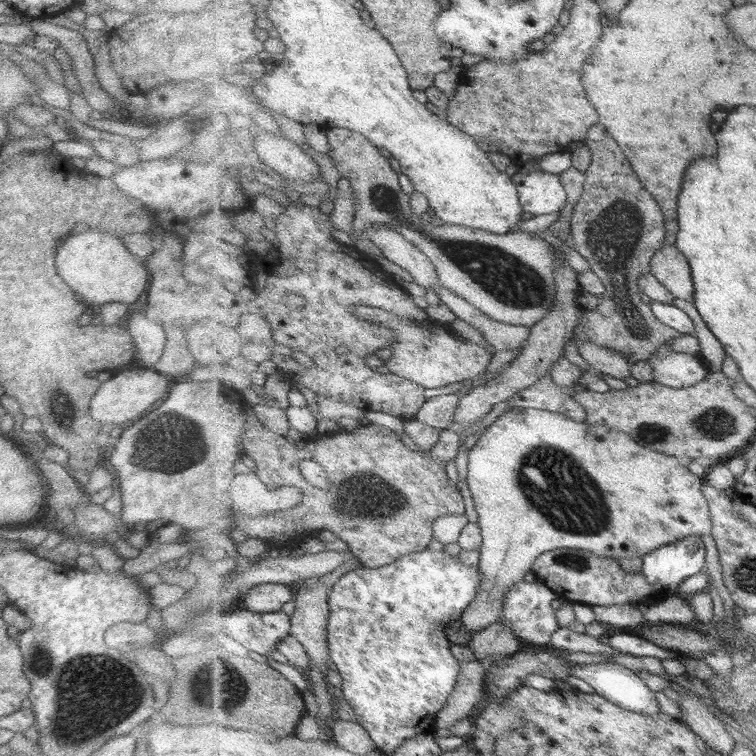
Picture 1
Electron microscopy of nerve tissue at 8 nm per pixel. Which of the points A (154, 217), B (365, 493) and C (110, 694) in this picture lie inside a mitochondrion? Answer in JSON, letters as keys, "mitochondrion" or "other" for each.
{"A":"other","B":"mitochondrion","C":"mitochondrion"}

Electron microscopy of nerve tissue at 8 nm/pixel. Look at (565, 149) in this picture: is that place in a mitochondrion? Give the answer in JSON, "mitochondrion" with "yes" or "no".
{"mitochondrion":"no"}

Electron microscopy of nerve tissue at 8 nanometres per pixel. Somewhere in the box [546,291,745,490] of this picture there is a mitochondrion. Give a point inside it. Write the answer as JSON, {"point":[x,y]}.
{"point":[716,424]}

